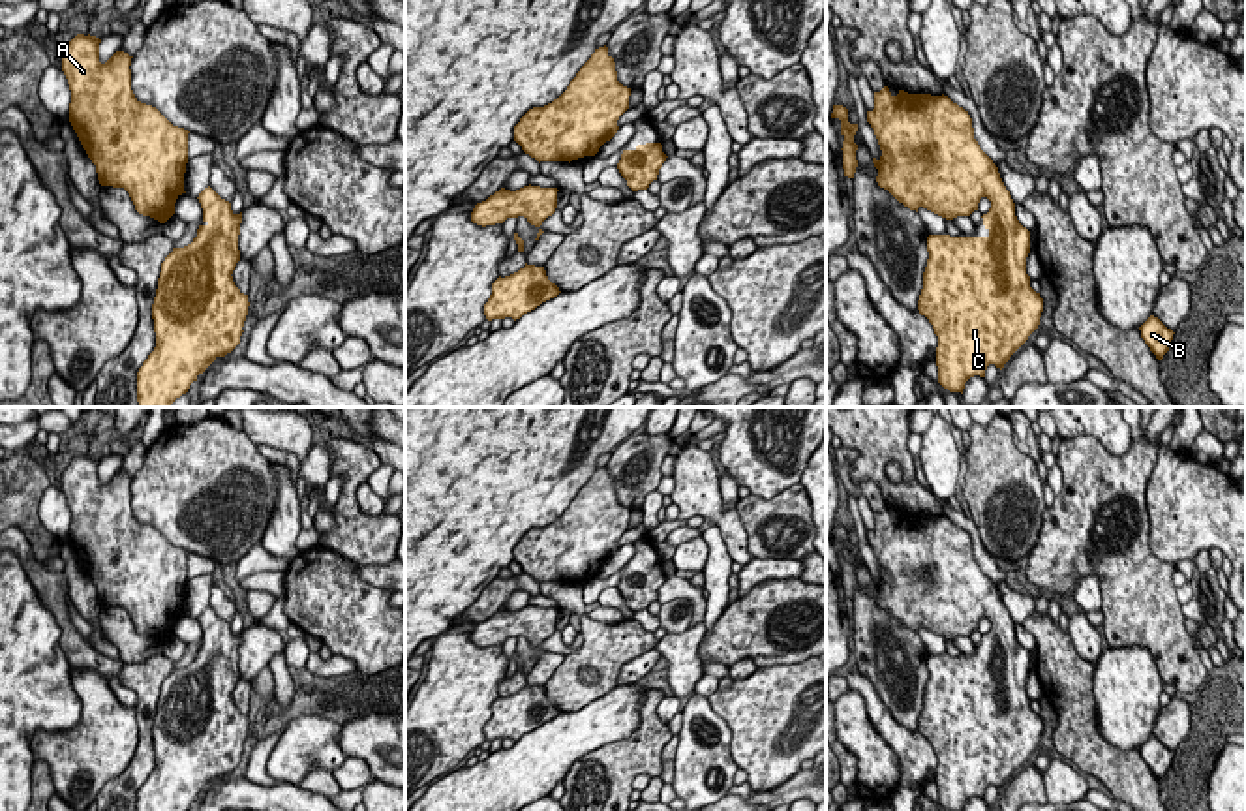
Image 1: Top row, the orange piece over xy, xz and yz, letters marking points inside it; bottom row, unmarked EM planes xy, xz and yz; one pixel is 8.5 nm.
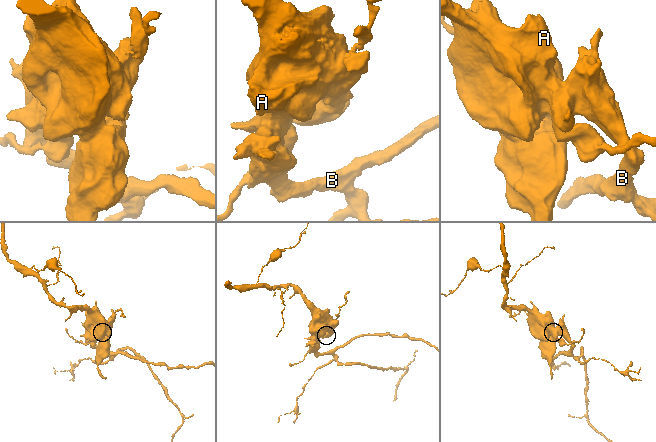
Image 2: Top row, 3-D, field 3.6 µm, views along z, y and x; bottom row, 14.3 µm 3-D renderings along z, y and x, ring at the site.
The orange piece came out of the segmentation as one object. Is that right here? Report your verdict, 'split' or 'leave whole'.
leave whole

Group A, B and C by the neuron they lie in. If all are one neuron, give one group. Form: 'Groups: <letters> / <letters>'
Groups: A B C

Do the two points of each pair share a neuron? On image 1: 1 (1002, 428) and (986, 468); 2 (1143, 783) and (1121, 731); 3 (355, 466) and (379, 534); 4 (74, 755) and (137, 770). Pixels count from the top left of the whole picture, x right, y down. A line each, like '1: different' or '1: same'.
1: same
2: different
3: same
4: different

